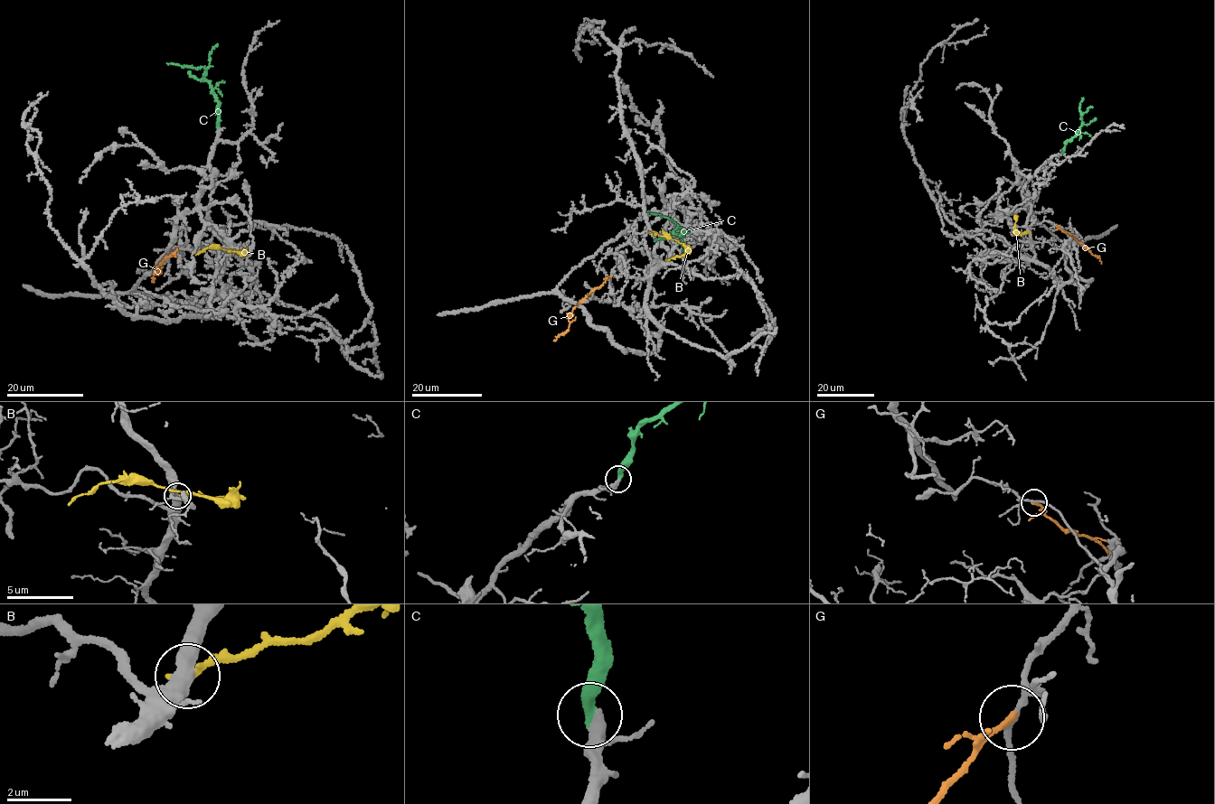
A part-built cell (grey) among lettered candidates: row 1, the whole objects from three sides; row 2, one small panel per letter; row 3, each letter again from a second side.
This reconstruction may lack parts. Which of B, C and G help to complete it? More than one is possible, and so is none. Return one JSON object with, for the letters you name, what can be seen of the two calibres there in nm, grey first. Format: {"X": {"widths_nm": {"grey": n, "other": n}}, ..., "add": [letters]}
{"C": {"widths_nm": {"grey": 240, "other": 340}}, "add": ["C"]}

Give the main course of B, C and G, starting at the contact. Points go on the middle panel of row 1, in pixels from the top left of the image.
B: (667, 260), (680, 257), (685, 252), (685, 247), (674, 239), (649, 231)
C: (680, 235), (684, 231), (679, 236), (673, 231), (678, 226), (676, 223), (660, 214), (646, 211)
G: (610, 275), (572, 310), (568, 329), (554, 341)

